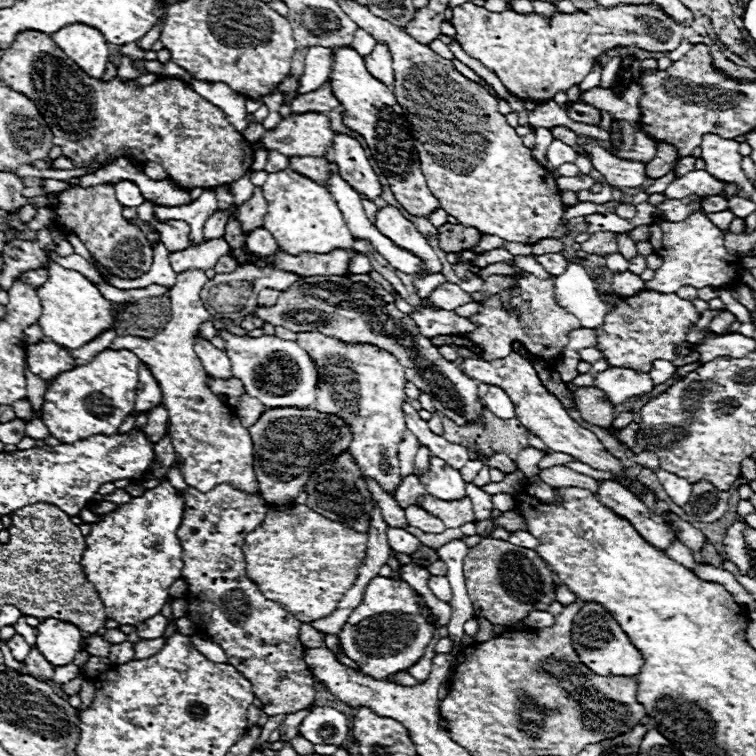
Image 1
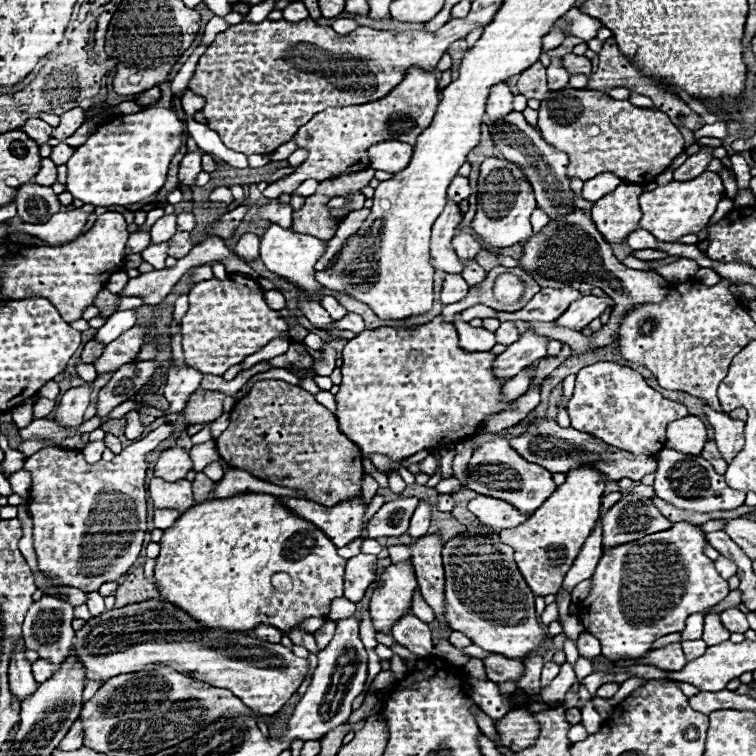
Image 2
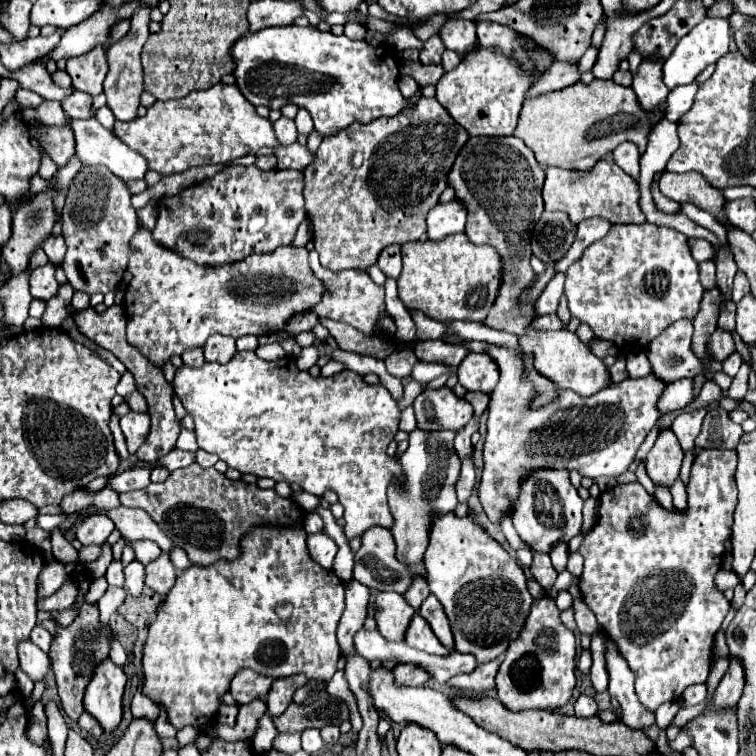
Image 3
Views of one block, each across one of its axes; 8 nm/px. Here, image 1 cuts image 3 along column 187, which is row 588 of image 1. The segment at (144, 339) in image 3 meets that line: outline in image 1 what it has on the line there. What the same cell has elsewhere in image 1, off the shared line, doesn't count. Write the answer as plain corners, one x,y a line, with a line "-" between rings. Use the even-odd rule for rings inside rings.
284,504
284,506
270,506
264,522
258,530
250,532
244,542
244,558
248,562
248,576
260,586
260,592
284,606
284,610
296,614
300,622
312,622
326,618
336,610
340,598
354,586
358,578
358,568
366,556
366,532
356,532
350,526
344,526
340,520
330,520
320,516
318,512
310,510
304,504

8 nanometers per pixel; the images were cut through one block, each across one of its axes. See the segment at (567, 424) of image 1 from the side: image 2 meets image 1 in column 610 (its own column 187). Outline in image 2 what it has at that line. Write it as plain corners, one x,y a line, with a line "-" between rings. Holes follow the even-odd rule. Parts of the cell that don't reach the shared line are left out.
180,446
168,448
162,452
162,456
156,462
156,478
162,478
166,482
178,482
178,478
186,478
186,474
192,470
192,460
186,450

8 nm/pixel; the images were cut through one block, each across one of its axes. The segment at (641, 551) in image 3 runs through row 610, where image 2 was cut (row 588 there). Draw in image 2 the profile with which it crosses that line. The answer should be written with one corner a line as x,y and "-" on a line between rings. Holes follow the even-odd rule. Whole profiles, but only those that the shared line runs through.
676,522
670,530
644,536
640,540
610,548
602,554
592,576
592,590
588,598
578,604
578,616
586,632
600,640
604,656
626,660
642,658
652,648
654,640
666,634
682,632
690,614
716,606
722,598
726,598
726,594
730,592
728,582
720,578
714,562
704,556
704,544
704,532
700,532
698,526
690,522

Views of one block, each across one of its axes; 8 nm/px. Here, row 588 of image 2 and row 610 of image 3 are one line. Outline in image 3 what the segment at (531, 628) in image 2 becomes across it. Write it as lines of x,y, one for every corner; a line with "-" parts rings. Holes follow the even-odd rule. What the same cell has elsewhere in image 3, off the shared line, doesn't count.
446,514
444,518
436,520
430,532
430,544
424,554
424,562
428,570
430,592
438,598
438,602
446,610
446,616
450,618
456,642
454,648
458,652
474,654
480,662
488,662
504,654
510,642
520,636
526,616
530,614
530,606
534,602
534,598
526,588
526,576
518,560
512,558
494,538
488,536
488,532
476,526
468,516
456,518
454,514

